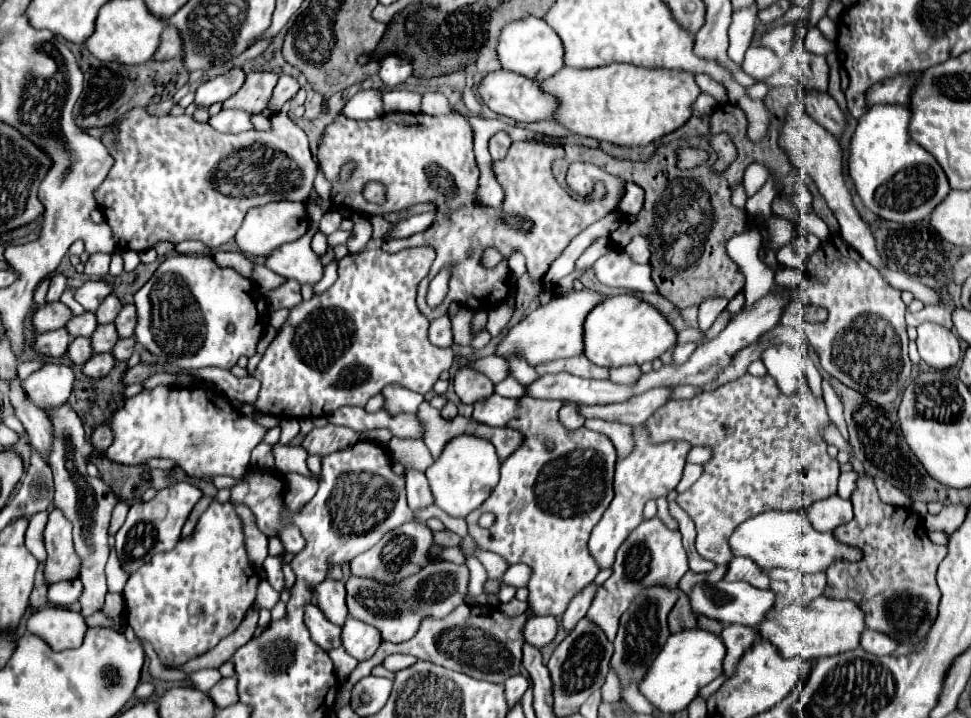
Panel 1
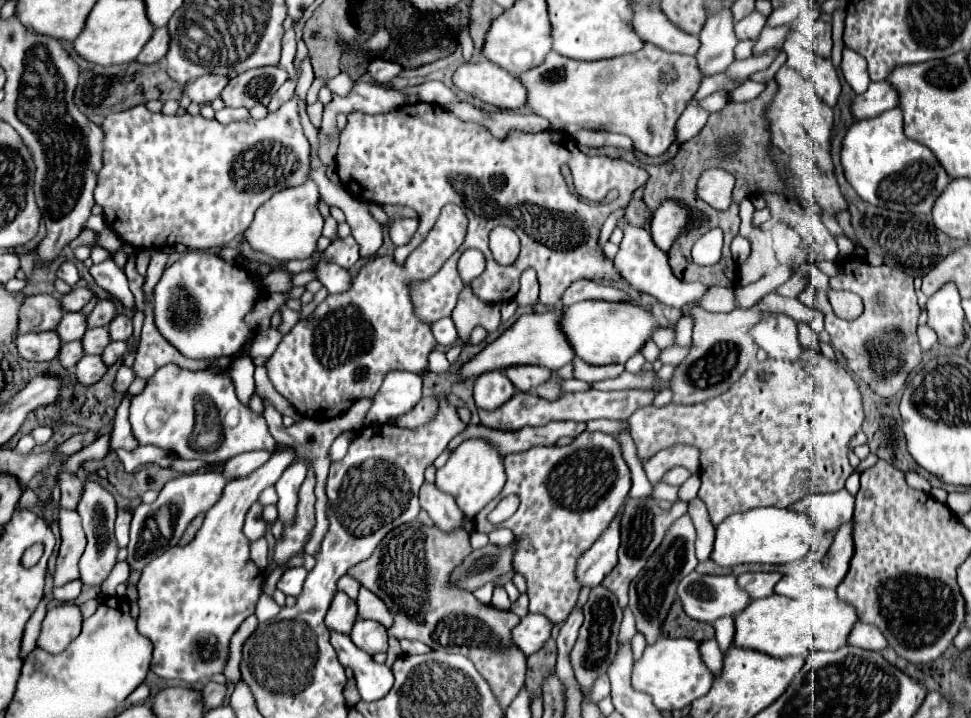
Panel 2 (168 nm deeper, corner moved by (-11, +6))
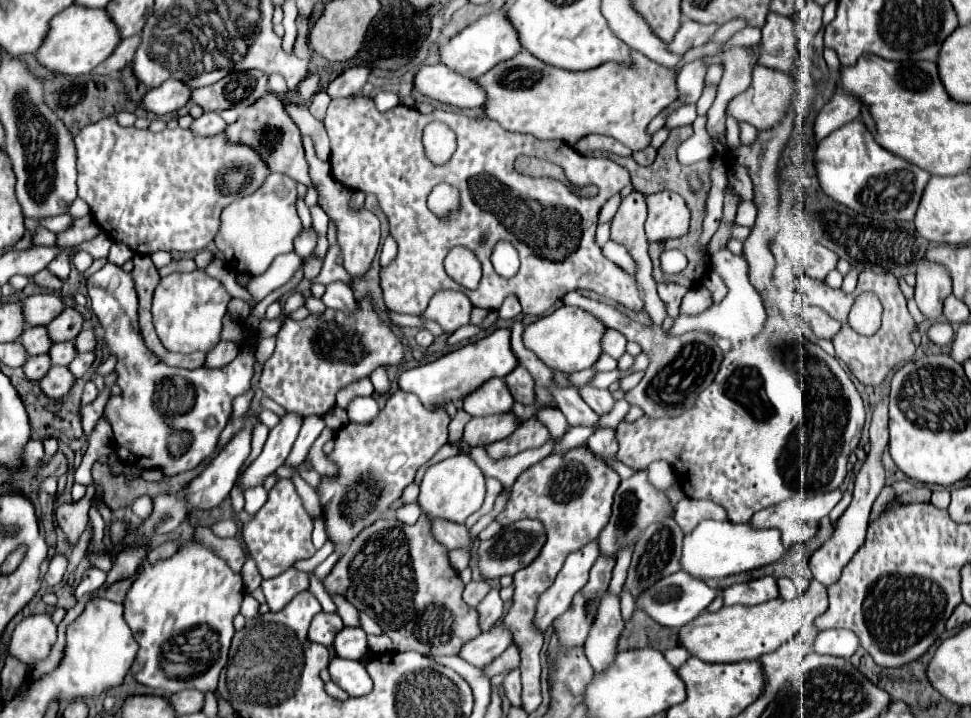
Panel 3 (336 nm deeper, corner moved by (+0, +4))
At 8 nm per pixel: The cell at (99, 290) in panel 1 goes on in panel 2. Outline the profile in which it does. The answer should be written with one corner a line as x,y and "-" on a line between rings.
78,287
78,289
72,289
68,295
64,295
62,299
60,299
60,307
62,307
62,311
72,311
72,313
80,313
82,311
82,307
90,301
94,297
94,293
88,289
88,287

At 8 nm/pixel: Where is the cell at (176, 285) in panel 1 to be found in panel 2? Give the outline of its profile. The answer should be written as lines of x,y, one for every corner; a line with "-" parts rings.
190,251
172,263
158,285
154,287
154,317
158,331
184,355
192,359
210,359
210,357
232,357
242,349
246,337
252,329
244,323
244,315
252,311
260,297
260,281
246,271
244,267
230,265
222,261
216,253
210,251

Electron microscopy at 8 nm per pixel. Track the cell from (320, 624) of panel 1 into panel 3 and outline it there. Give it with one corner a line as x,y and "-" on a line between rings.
333,657
329,663
331,681
345,689
351,697
363,697
373,689
373,681
359,661

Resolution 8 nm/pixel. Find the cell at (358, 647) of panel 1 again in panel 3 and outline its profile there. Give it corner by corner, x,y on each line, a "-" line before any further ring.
345,627
337,633
333,649
343,659
355,659
359,661
369,649
367,649
367,635
361,631
361,627

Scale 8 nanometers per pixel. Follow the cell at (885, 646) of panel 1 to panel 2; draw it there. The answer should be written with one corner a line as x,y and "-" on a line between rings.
856,623
848,635
848,645
868,649
868,651
880,651
886,647
886,641
884,641
884,635
880,633
880,629
876,629
874,625

